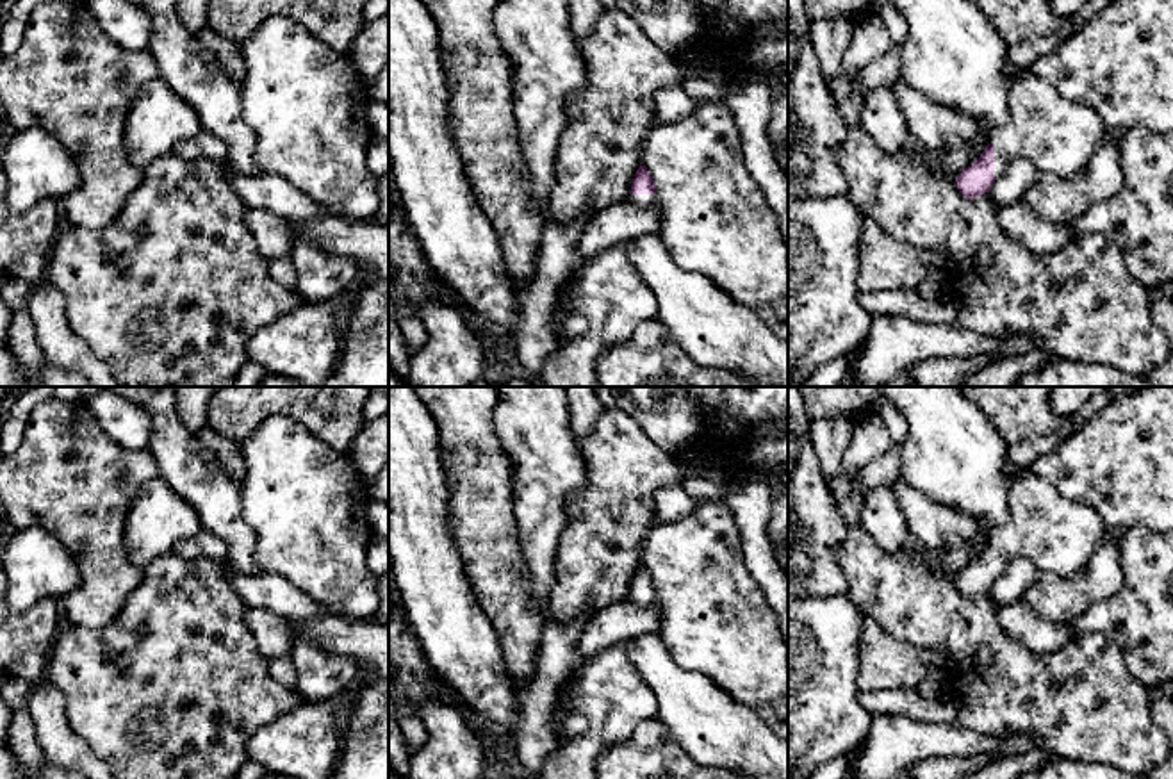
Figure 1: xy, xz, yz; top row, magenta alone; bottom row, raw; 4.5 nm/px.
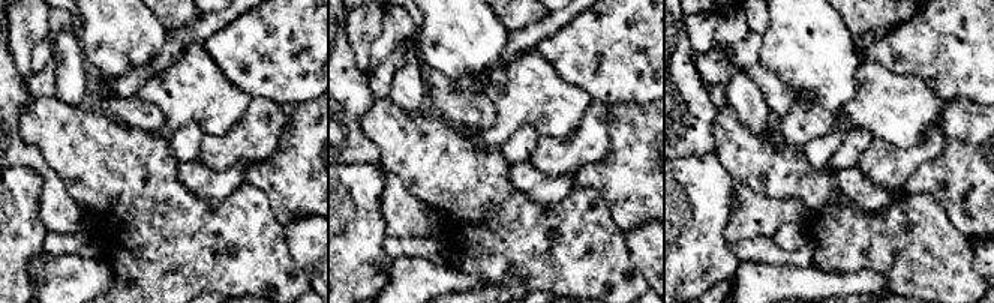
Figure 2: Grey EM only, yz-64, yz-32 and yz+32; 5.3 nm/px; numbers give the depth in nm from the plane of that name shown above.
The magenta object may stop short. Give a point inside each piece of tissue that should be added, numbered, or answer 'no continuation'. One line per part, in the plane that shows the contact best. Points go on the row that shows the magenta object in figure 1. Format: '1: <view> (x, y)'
1: yz (1059, 136)

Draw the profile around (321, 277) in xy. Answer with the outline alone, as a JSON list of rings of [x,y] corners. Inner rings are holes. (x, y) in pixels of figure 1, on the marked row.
[[[308,239],[292,246],[291,260],[298,271],[298,292],[305,301],[332,301],[355,282],[360,273],[353,260],[323,251]]]

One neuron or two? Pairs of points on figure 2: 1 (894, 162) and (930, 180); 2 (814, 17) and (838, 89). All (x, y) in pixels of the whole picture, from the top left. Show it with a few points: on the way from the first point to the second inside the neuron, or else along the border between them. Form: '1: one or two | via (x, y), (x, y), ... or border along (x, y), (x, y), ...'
1: two | border along (942, 152), (925, 161), (907, 179), (903, 188)
2: one | via (816, 35), (816, 56), (822, 71)

